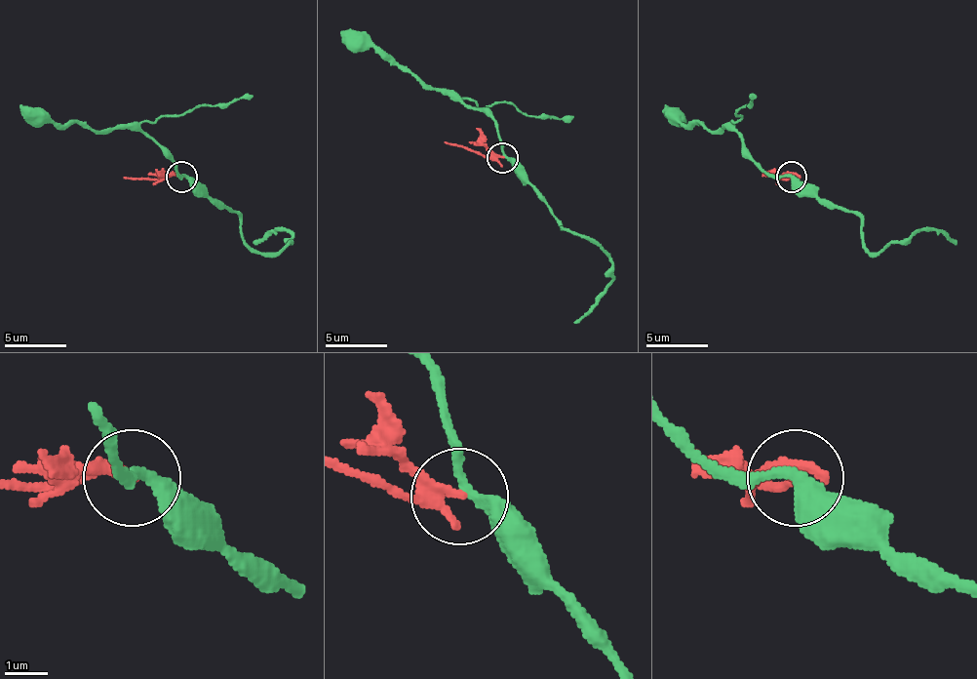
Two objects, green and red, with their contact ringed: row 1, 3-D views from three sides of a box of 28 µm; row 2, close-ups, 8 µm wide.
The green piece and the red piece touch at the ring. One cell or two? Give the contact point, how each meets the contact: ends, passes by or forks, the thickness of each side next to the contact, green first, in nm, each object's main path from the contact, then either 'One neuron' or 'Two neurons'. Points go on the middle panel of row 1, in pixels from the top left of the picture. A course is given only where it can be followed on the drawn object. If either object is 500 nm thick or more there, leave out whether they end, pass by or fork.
Place: (502, 157). At the ring green passes by. At the ring red forks. Thickness 280 nm (green) against 170 nm. Course of green: (501, 155), (561, 226), (597, 245), (609, 259), (612, 278), (606, 291), (572, 322). Course of red: (501, 158), (443, 142). Two neurons

